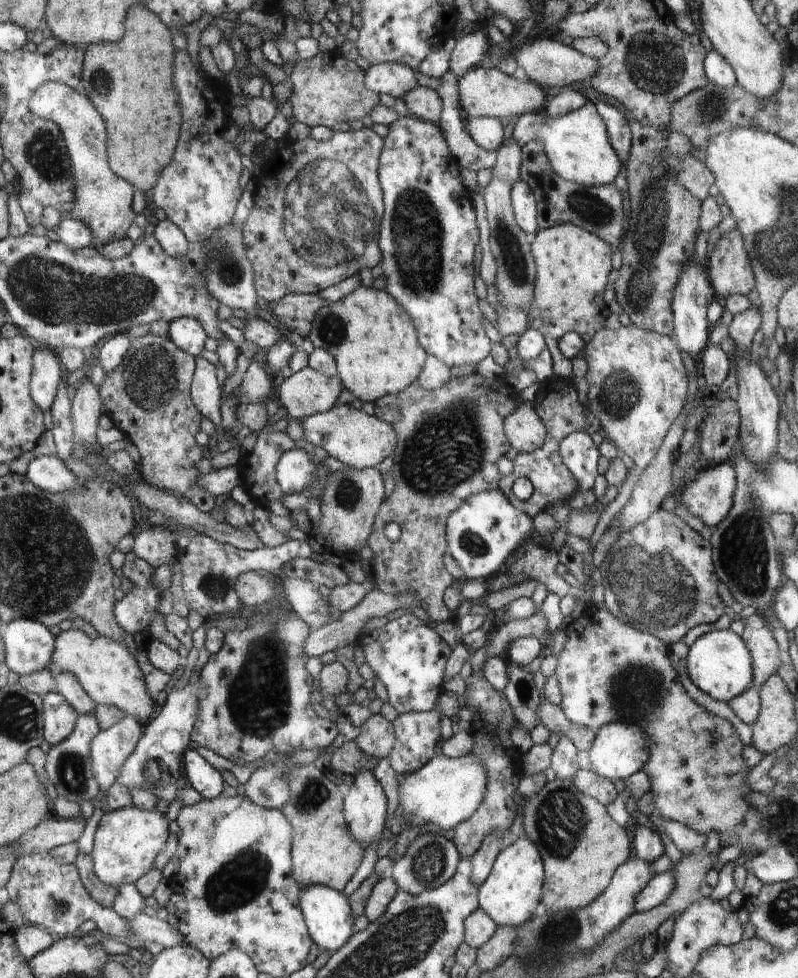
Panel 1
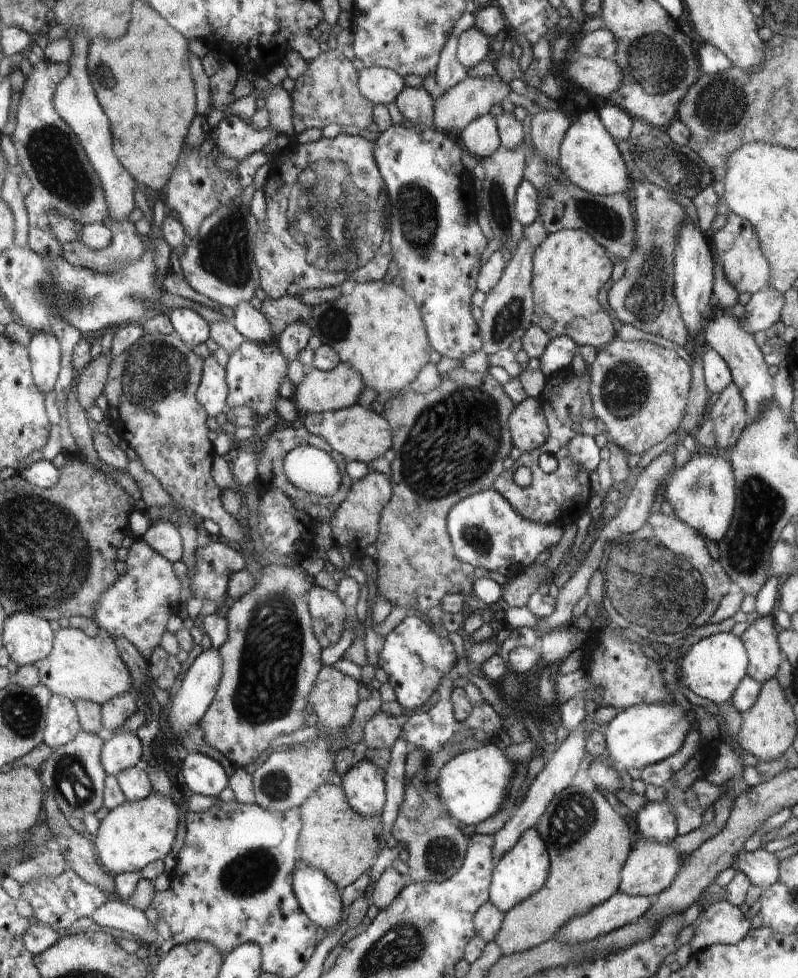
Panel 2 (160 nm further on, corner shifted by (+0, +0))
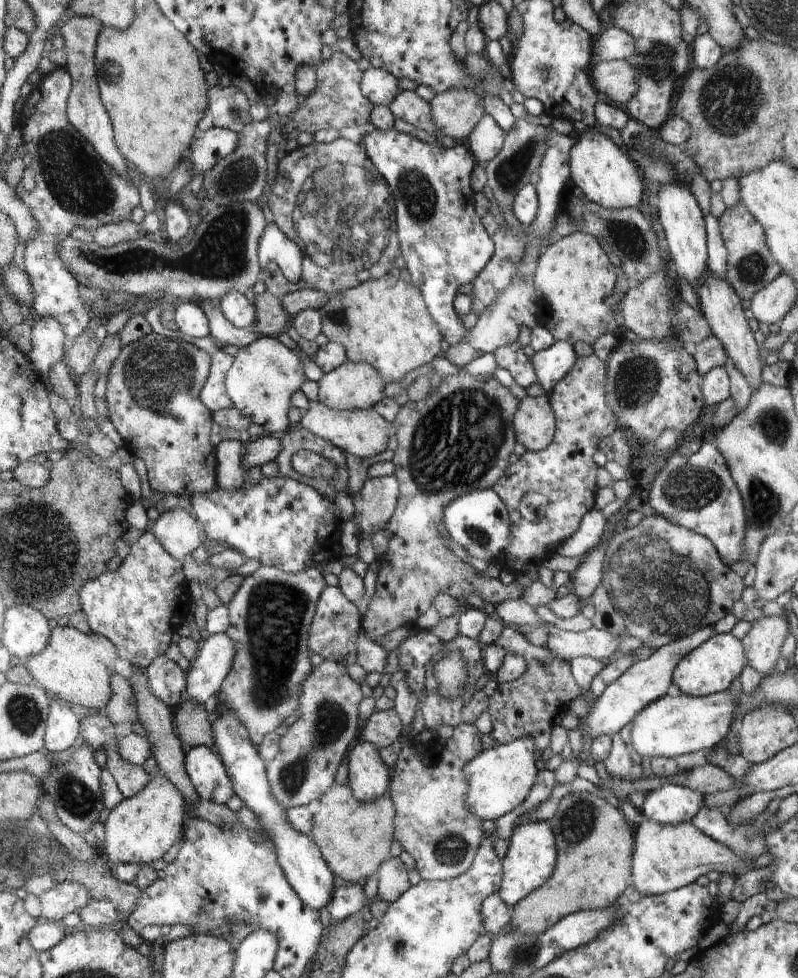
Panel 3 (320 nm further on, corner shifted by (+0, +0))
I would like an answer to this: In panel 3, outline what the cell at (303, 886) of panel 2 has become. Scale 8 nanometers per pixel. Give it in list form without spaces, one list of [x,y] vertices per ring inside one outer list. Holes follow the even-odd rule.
[[[217,709],[214,714],[216,718],[211,722],[214,744],[220,752],[219,758],[227,771],[233,792],[260,818],[260,824],[274,842],[278,861],[297,896],[313,910],[326,908],[332,902],[335,893],[332,878],[334,873],[329,869],[324,855],[310,836],[298,832],[290,824],[288,810],[274,797],[272,786],[269,784],[268,765],[257,752],[257,746],[250,741],[245,726],[227,709]]]

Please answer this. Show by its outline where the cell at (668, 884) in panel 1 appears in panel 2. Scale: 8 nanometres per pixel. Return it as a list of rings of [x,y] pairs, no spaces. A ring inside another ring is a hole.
[[[619,891],[588,915],[578,916],[567,923],[557,938],[568,944],[582,944],[609,935],[646,915],[653,902],[652,896],[626,895]]]

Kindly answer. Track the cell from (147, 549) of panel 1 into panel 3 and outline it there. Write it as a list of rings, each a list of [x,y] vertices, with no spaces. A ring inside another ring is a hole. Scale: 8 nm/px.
[[[181,507],[180,510],[162,511],[150,532],[161,542],[169,556],[177,560],[194,552],[207,538],[204,526]]]

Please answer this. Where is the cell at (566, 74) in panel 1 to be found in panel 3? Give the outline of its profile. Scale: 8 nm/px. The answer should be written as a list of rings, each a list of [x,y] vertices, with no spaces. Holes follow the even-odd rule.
[[[596,59],[593,78],[598,92],[614,103],[629,103],[640,87],[638,68],[634,68],[626,60]]]

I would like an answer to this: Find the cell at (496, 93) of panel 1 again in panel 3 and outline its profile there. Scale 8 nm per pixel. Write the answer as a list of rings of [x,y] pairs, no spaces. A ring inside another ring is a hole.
[[[464,86],[460,90],[450,90],[436,94],[430,105],[438,132],[450,136],[456,142],[464,142],[485,116],[485,101],[480,94]]]

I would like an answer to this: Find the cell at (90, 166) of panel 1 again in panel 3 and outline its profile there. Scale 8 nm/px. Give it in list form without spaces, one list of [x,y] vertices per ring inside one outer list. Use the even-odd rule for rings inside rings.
[[[75,15],[64,23],[59,32],[64,38],[64,55],[66,56],[66,64],[64,68],[73,78],[73,89],[70,92],[68,106],[66,106],[66,116],[69,117],[70,124],[74,126],[85,137],[90,140],[90,144],[96,148],[98,156],[102,156],[102,160],[106,164],[110,164],[110,168],[114,170],[118,176],[126,174],[126,160],[122,158],[120,150],[114,144],[112,138],[112,122],[108,118],[108,112],[104,110],[100,96],[98,96],[98,86],[96,86],[96,68],[94,68],[94,50],[97,46],[97,40],[100,38],[104,26],[96,18],[92,16]]]

